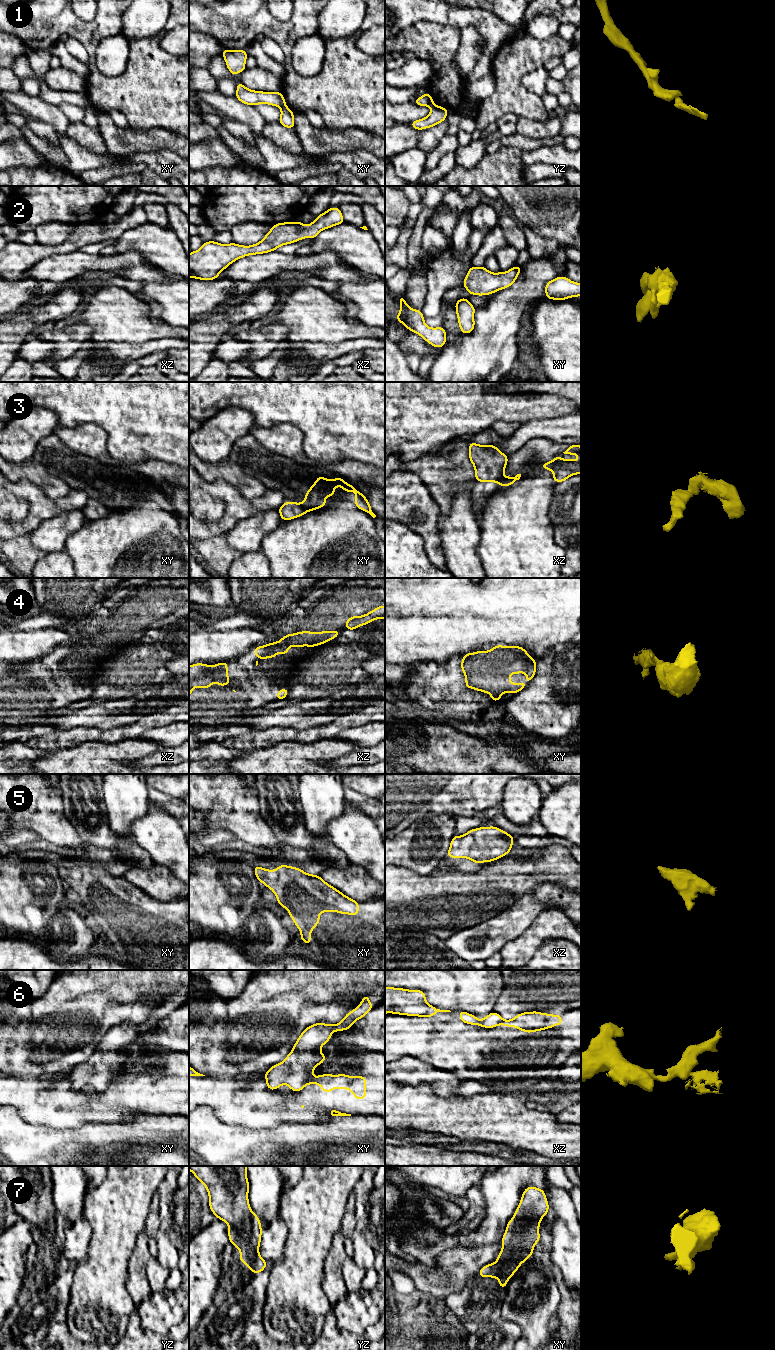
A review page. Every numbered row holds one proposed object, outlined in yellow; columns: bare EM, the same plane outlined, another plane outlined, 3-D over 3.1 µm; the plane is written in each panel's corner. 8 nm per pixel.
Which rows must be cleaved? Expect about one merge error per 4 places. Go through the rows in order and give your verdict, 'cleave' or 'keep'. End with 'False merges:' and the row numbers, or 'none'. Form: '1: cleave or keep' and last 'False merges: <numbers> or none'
1: cleave
2: keep
3: cleave
4: keep
5: keep
6: cleave
7: keep
False merges: 1, 3, 6

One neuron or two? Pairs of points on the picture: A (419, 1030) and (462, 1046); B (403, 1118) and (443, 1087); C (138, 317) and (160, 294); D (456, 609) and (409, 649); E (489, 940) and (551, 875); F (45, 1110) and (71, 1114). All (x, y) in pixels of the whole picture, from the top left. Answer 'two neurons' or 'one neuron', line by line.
A: one neuron
B: two neurons
C: two neurons
D: one neuron
E: two neurons
F: one neuron

